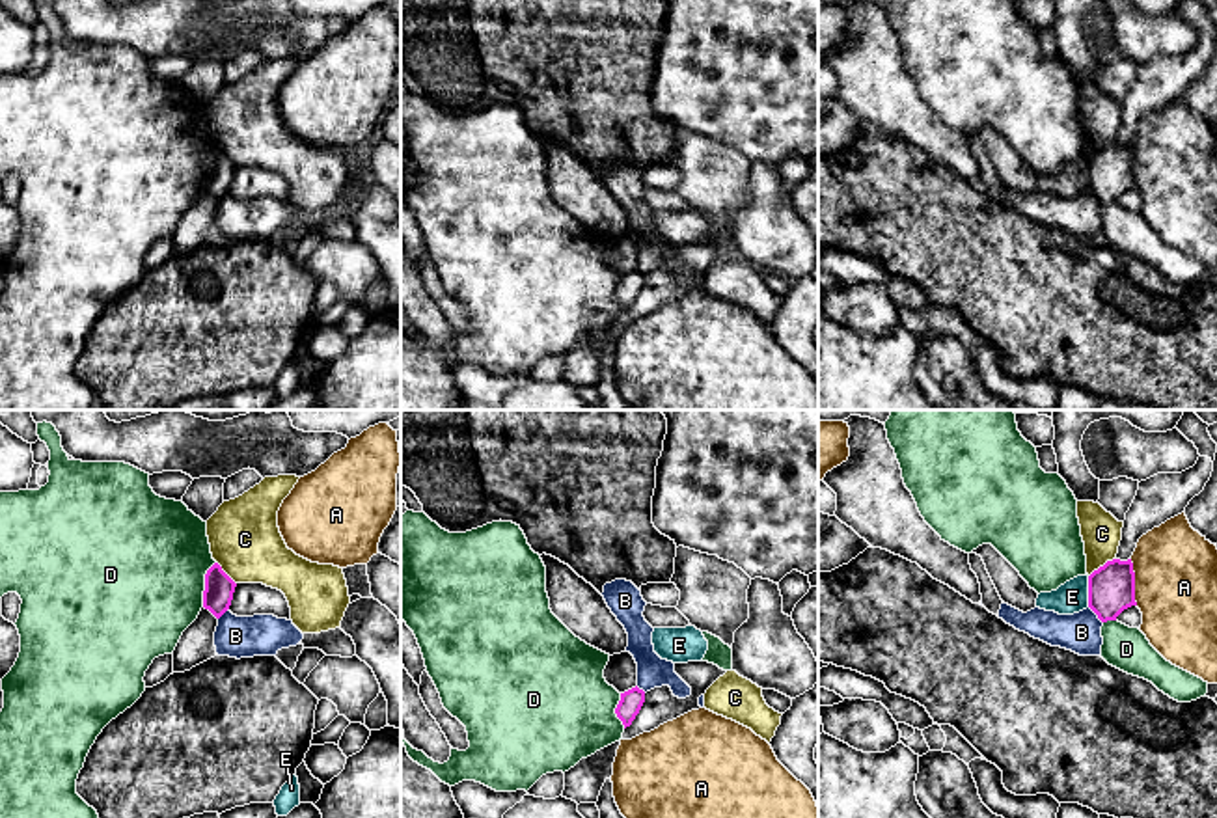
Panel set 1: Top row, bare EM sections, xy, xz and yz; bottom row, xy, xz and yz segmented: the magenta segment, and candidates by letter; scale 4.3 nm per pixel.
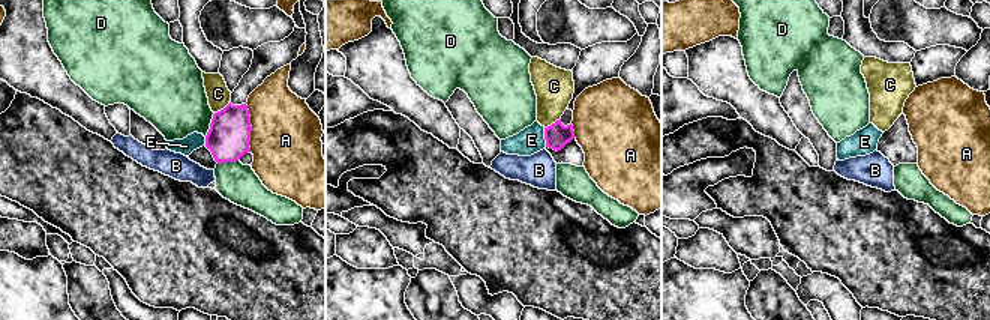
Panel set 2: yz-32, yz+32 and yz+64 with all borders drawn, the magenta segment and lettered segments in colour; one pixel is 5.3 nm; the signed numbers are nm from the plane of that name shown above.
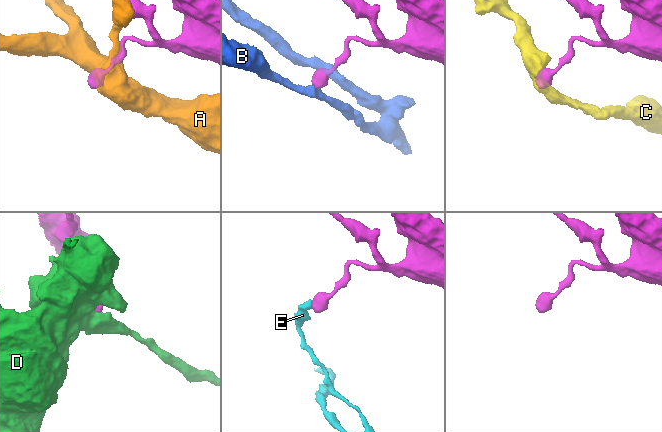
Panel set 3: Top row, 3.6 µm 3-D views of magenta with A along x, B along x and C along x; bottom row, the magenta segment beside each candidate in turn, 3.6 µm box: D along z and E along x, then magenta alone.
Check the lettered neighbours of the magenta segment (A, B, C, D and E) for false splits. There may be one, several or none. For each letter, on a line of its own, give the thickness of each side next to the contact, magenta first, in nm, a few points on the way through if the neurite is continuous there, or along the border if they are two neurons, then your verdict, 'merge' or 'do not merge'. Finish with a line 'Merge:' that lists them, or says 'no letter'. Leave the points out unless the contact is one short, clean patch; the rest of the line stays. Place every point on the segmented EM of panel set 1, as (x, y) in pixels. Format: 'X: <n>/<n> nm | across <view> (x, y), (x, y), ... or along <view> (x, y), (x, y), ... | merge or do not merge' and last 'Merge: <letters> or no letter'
A: 200/360 nm | do not merge
B: 200/180 nm | along yz (1089, 606), (1102, 623) | do not merge
C: 200/170 nm | do not merge
D: 130/500 nm | along xy (215, 561), (205, 574), (202, 606) | do not merge
E: 200/140 nm | along yz (1087, 576), (1089, 606) | do not merge
Merge: no letter

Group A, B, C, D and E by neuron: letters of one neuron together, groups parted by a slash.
A / B / C / D / E

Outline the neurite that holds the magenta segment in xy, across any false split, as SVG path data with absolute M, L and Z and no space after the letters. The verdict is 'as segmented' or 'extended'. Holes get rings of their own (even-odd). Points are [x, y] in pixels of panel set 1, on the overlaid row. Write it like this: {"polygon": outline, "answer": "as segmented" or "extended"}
{"polygon": "M214 563L205 574L203 607L220 619L231 606L237 583Z", "answer": "as segmented"}

